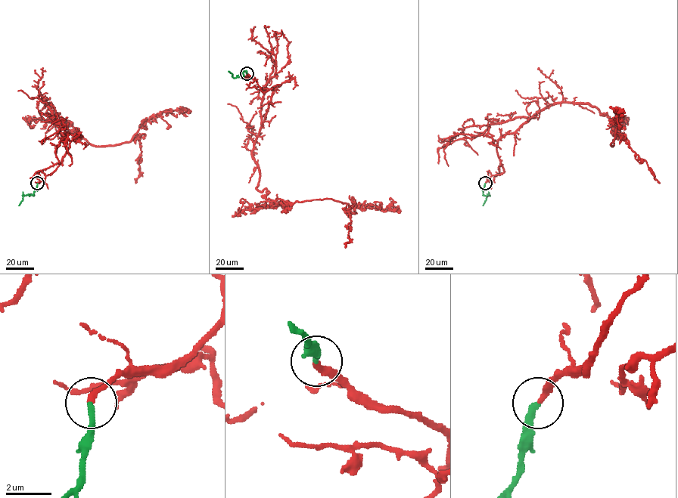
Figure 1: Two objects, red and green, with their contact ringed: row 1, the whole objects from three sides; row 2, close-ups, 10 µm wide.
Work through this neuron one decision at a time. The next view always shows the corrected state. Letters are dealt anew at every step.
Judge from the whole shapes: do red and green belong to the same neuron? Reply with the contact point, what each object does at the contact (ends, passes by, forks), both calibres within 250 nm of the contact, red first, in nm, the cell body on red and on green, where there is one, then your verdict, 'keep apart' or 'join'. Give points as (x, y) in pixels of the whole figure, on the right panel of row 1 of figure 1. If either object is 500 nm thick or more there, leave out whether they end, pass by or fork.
(485, 183) | red ends | green ends | 280/280 nm | red none | green none | join

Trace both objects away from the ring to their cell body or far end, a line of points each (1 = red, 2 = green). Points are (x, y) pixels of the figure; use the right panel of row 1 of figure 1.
1: (485, 183), (504, 171), (502, 136), (564, 102), (606, 113), (617, 137), (611, 144), (623, 135), (660, 183)
2: (485, 183), (483, 194), (489, 195), (483, 205)

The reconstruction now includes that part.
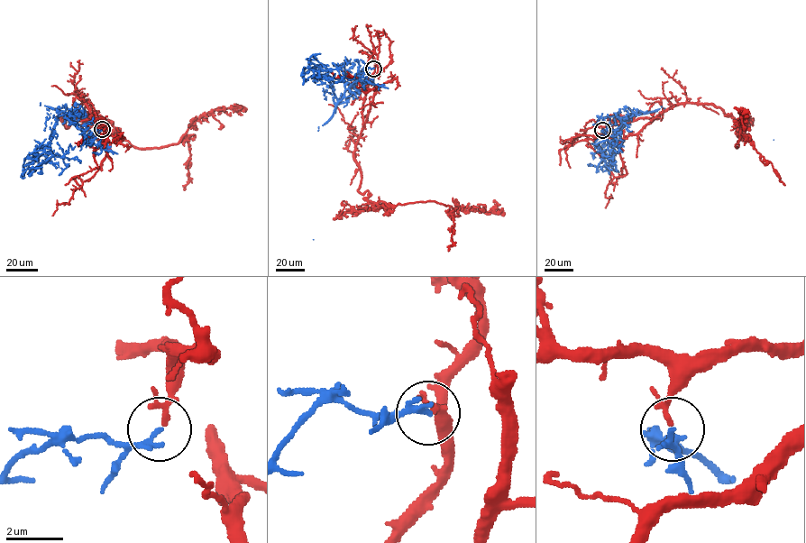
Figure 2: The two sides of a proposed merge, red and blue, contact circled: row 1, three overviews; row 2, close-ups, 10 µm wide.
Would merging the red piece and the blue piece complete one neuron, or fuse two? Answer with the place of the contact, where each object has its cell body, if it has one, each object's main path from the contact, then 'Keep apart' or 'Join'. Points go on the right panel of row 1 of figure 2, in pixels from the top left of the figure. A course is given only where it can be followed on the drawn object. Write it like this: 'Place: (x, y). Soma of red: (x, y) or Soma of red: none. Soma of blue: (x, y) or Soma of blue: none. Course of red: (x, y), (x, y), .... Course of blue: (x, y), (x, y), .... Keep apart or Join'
Place: (602, 130). Soma of red: none. Soma of blue: none. Course of red: (602, 130), (657, 118), (681, 104), (714, 105), (736, 121), (735, 146), (748, 136), (785, 185). Course of blue: (602, 130), (609, 135), (626, 117), (664, 108), (773, 140). Keep apart

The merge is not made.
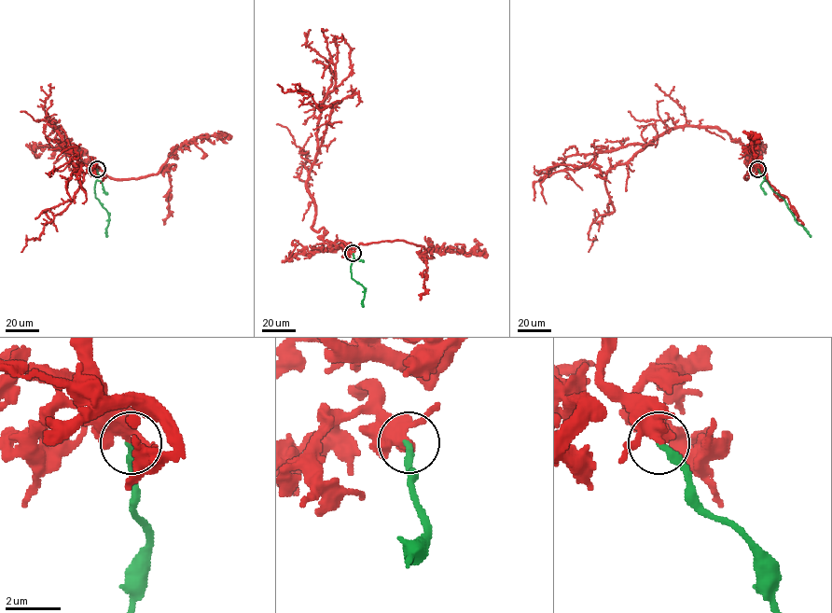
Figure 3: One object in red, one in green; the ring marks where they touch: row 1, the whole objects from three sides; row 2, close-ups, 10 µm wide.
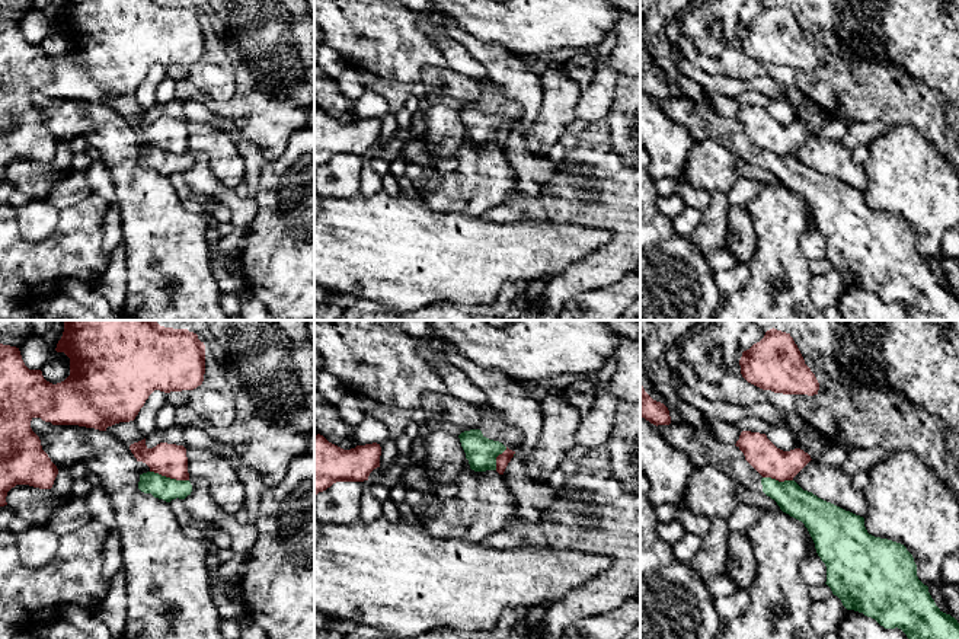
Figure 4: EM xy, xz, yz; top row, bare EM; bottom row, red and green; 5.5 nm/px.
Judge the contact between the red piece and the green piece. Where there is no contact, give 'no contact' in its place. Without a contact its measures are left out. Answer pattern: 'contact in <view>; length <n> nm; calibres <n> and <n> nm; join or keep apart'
contact in xy; length 220 nm; calibres 180 and 130 nm; keep apart

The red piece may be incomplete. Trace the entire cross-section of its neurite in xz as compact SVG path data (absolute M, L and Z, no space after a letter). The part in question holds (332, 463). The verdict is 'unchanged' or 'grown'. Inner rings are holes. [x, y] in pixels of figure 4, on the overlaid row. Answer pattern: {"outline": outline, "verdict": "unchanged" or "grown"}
{"outline": "M323 435L314 437L314 495L336 482L364 482L380 467L381 447L377 442L343 450Z", "verdict": "unchanged"}

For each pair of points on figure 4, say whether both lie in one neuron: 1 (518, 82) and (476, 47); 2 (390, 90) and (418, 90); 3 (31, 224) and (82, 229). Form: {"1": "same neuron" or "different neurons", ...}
{"1": "same neuron", "2": "same neuron", "3": "different neurons"}

